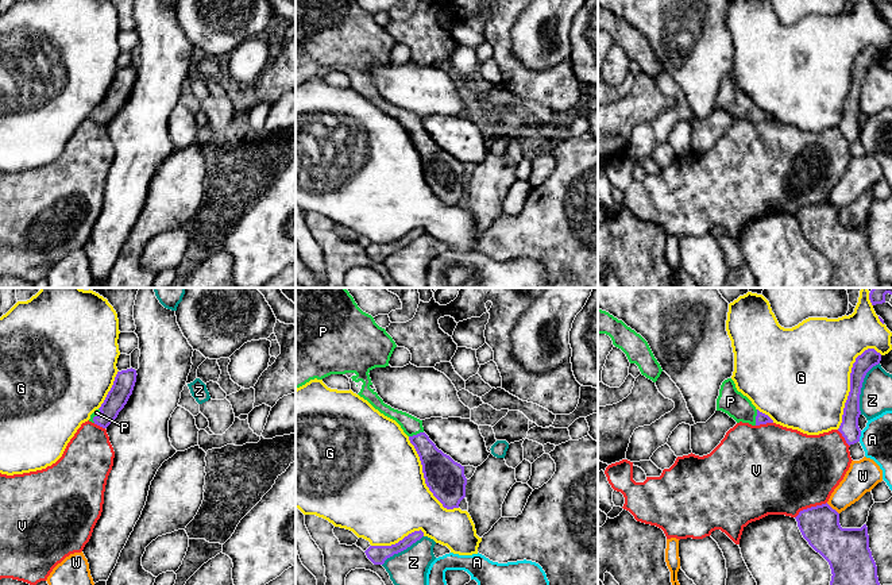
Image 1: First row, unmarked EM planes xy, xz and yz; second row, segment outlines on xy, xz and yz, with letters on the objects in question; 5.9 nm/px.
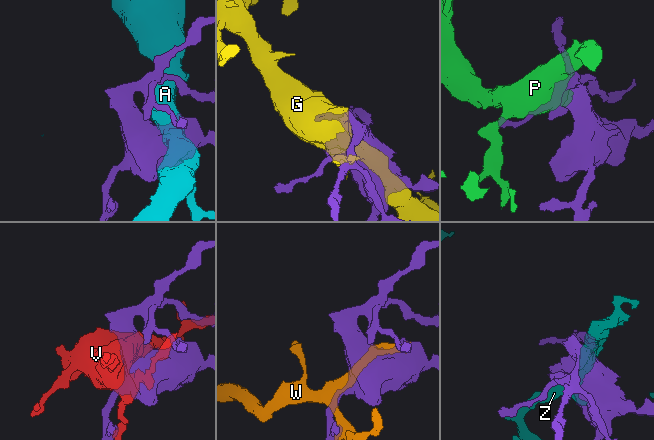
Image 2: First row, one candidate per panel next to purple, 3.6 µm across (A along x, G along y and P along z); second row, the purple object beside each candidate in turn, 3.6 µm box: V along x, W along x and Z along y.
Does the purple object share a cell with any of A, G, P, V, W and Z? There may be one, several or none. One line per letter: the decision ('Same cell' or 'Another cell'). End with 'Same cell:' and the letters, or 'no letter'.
A: Another cell
G: Another cell
P: Same cell
V: Another cell
W: Another cell
Z: Another cell
Same cell: P

